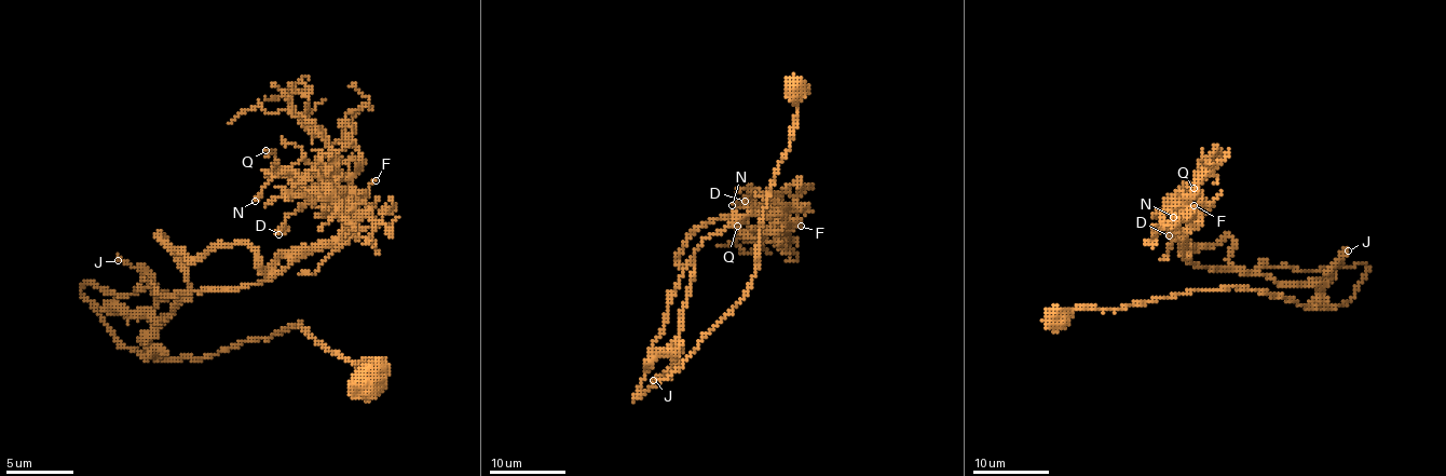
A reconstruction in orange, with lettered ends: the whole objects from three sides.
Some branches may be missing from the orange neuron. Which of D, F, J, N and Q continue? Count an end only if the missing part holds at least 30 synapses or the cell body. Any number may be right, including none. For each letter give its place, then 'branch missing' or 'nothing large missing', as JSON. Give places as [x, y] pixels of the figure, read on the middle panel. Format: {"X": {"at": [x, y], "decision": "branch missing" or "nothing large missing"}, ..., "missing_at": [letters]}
{"D": {"at": [745, 201], "decision": "nothing large missing"}, "F": {"at": [801, 226], "decision": "nothing large missing"}, "J": {"at": [653, 380], "decision": "nothing large missing"}, "N": {"at": [732, 205], "decision": "nothing large missing"}, "Q": {"at": [737, 226], "decision": "nothing large missing"}, "missing_at": []}

